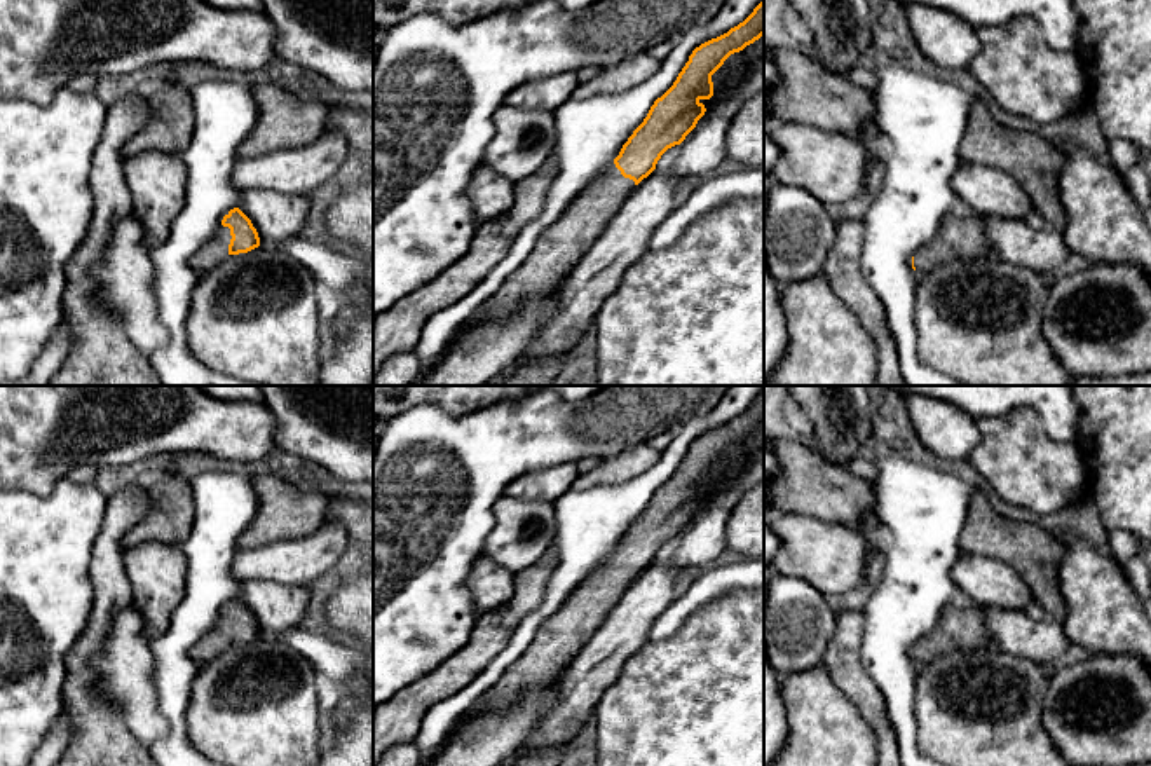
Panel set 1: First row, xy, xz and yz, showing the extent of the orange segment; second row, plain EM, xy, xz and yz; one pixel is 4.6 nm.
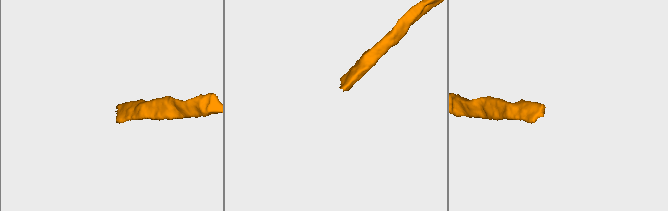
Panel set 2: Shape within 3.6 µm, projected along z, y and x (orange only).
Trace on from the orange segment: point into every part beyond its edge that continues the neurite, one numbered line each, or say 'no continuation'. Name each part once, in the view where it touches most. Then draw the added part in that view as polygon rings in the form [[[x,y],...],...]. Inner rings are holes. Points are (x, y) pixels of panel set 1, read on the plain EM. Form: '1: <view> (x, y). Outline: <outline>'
1: xy (215, 641). Outline: [[[221,616],[220,621],[190,649],[194,660],[204,665],[230,647],[230,630],[230,619]]]

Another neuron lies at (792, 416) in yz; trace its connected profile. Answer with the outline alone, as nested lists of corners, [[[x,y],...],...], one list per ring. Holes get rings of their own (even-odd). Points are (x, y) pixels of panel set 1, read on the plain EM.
[[[787,396],[783,401],[781,410],[783,422],[792,429],[793,440],[806,443],[807,440],[813,440],[813,424],[811,421],[802,414],[799,405],[792,396]]]

